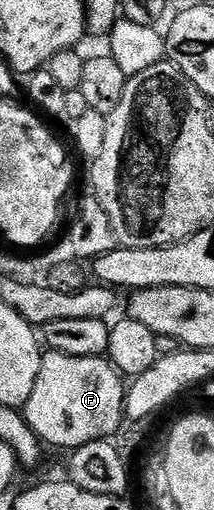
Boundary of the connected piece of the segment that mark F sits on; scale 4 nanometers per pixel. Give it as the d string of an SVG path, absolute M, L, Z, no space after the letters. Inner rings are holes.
M47 352L40 363L40 375L32 395L24 406L26 422L36 431L36 435L47 446L73 451L93 441L113 438L114 432L124 425L127 386L117 369L106 357L73 357L63 353Z

